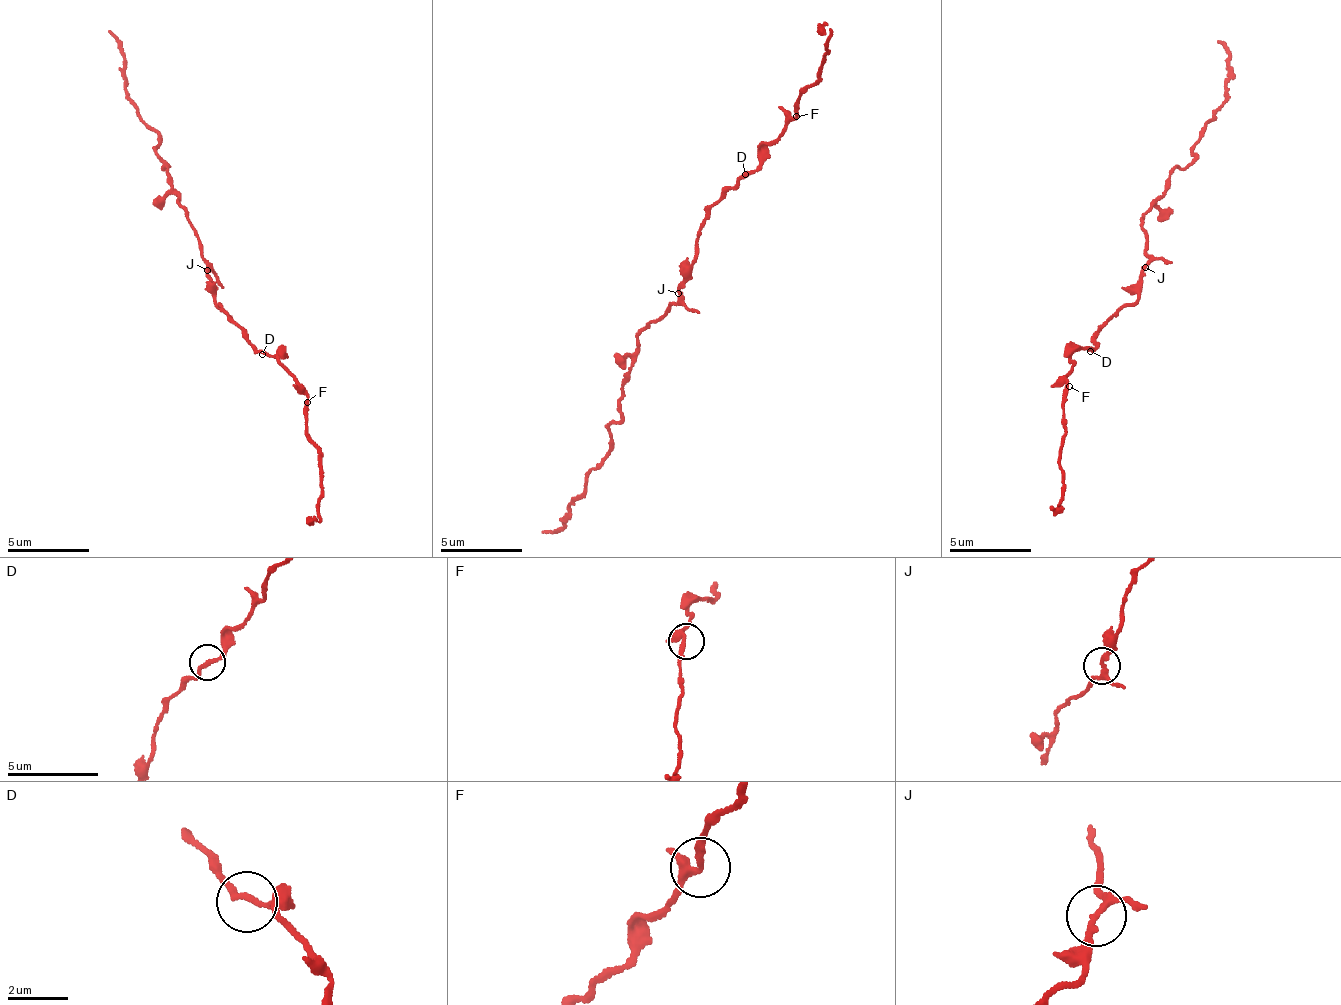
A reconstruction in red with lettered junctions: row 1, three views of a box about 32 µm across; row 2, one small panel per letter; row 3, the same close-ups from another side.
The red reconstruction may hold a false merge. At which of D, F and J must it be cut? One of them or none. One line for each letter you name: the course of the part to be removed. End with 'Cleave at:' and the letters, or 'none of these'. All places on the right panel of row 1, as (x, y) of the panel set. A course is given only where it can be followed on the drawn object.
Cleave at: none of these

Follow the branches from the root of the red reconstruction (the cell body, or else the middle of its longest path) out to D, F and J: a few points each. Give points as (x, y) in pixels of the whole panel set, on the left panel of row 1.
D: (213, 284), (213, 301), (221, 313), (241, 329), (241, 336), (253, 351), (262, 354)
F: (213, 284), (213, 301), (221, 313), (231, 318), (253, 348), (276, 352), (307, 402)
J: (213, 284), (208, 268)

